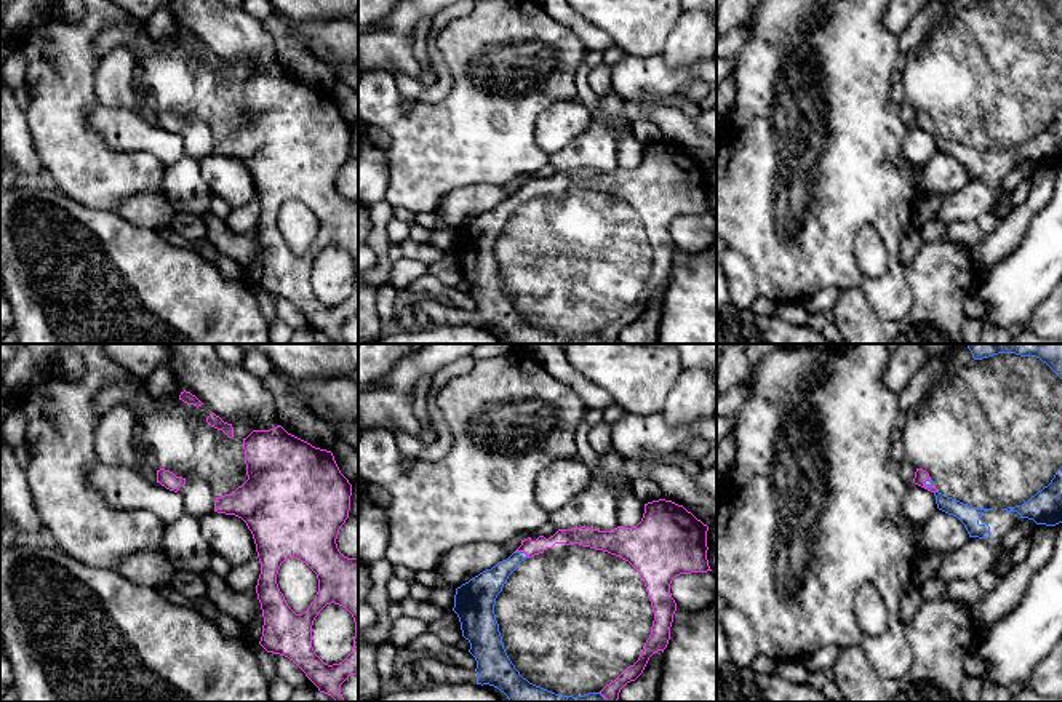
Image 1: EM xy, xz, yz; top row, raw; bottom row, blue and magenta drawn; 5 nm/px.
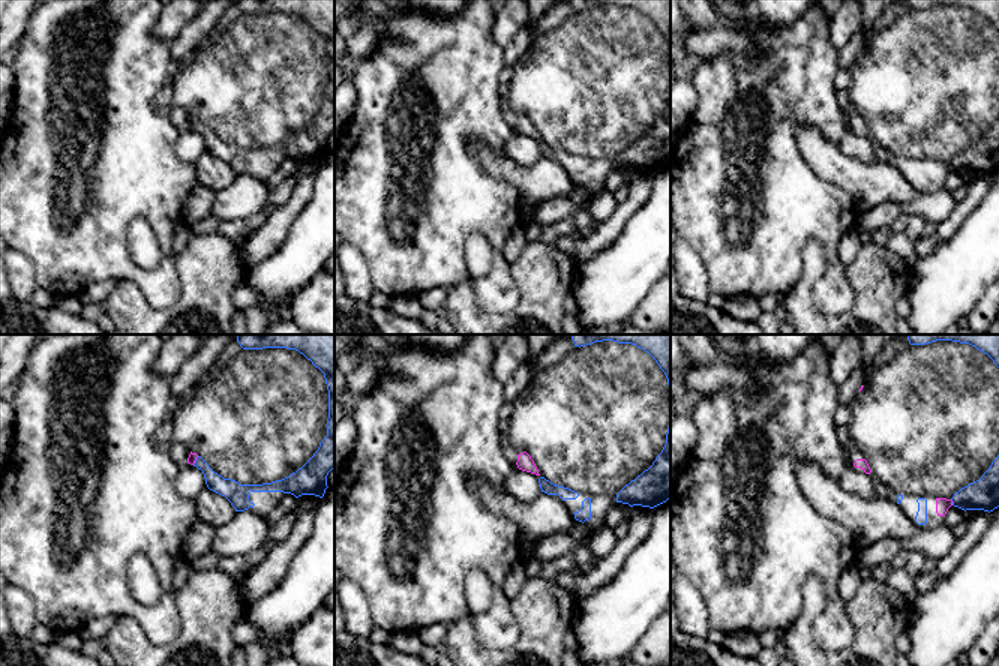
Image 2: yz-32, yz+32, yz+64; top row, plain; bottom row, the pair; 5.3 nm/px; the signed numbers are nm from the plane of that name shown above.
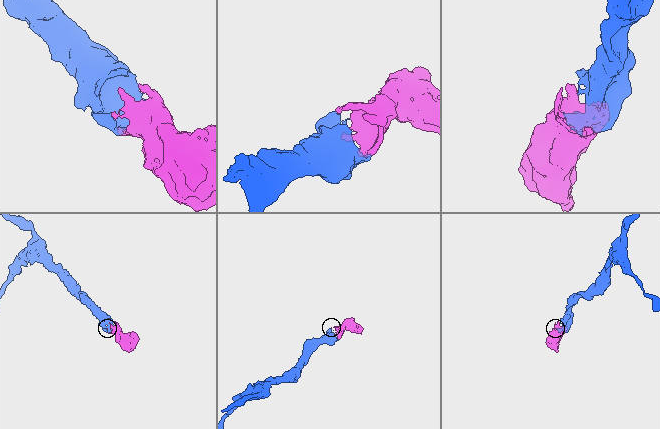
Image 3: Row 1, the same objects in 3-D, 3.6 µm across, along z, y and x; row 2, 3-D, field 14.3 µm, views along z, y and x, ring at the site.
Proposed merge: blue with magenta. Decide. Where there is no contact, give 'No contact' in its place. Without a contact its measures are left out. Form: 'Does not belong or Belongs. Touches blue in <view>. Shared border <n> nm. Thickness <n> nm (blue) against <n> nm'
Belongs. Touches blue in xz. Shared border 80 nm. Thickness 150 nm (blue) against 80 nm

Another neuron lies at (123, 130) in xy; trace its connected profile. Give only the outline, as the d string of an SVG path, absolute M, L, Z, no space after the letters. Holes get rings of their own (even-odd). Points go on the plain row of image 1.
M99 106L91 115L91 125L115 152L147 152L162 165L184 154L181 134L170 133L130 109Z

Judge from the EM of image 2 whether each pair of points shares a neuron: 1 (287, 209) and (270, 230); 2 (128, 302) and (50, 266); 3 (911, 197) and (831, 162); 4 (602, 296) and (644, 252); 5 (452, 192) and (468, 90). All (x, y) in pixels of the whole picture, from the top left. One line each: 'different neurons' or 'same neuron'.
1: same neuron
2: different neurons
3: same neuron
4: same neuron
5: same neuron

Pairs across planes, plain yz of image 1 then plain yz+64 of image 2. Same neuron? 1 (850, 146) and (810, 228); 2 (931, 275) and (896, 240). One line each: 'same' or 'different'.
1: same
2: different

